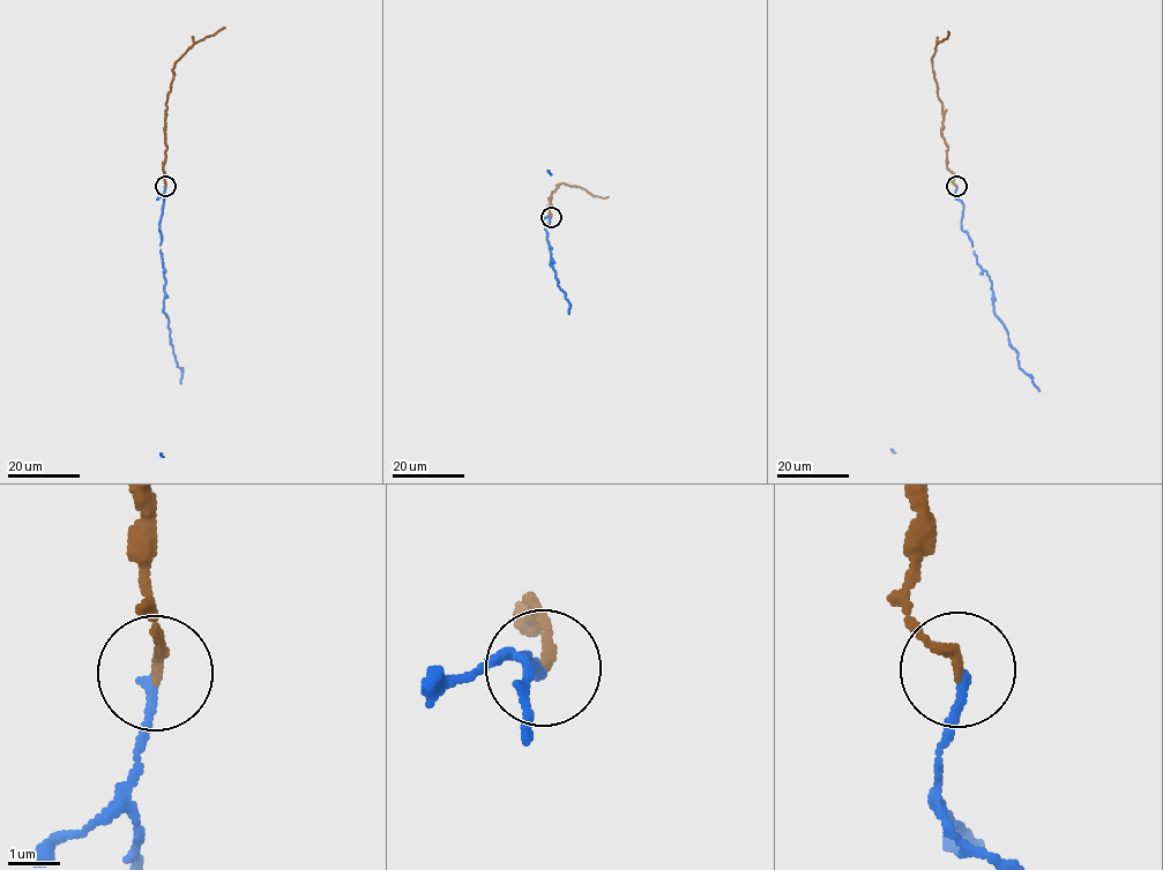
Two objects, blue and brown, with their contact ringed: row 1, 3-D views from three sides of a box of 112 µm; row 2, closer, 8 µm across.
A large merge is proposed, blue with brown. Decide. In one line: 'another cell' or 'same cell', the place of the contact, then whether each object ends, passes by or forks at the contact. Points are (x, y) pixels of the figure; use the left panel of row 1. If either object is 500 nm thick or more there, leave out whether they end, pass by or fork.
same cell; place (165, 186); blue ends; brown ends

